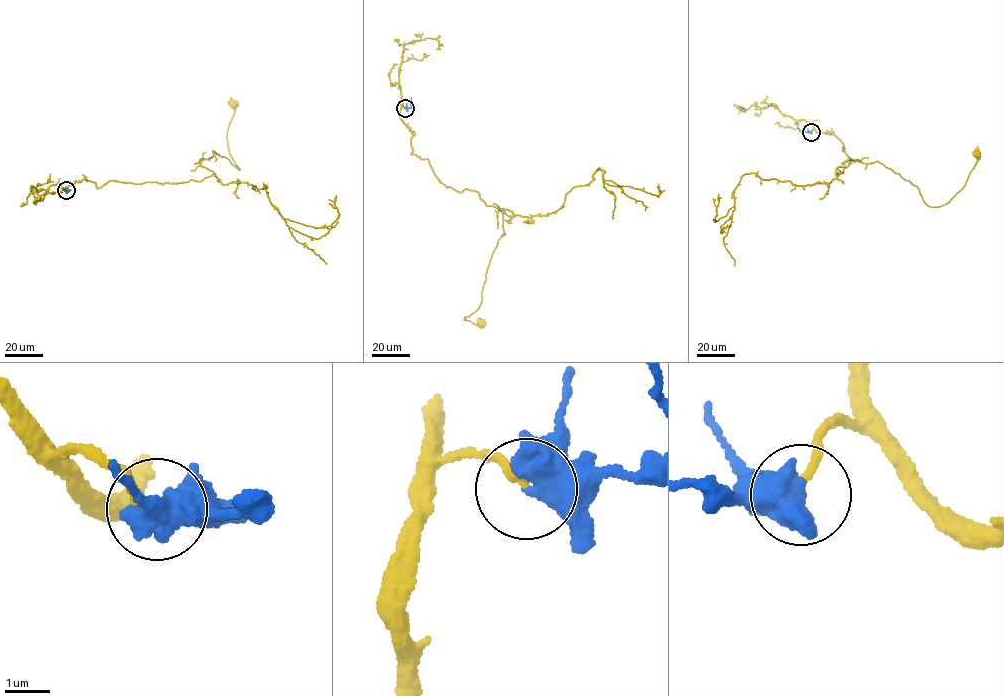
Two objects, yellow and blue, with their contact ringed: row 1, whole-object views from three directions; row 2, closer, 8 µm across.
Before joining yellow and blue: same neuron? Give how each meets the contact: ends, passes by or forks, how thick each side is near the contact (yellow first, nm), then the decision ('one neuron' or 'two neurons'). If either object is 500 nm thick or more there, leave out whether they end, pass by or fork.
yellow ends; blue passes by; calibres 160 and 440 nm; one neuron

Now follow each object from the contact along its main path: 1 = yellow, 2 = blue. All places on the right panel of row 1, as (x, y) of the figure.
1: (811, 132), (841, 139), (850, 162), (837, 175), (851, 159), (877, 161), (933, 207), (965, 185), (977, 155)
2: (811, 132), (801, 131), (799, 128)

